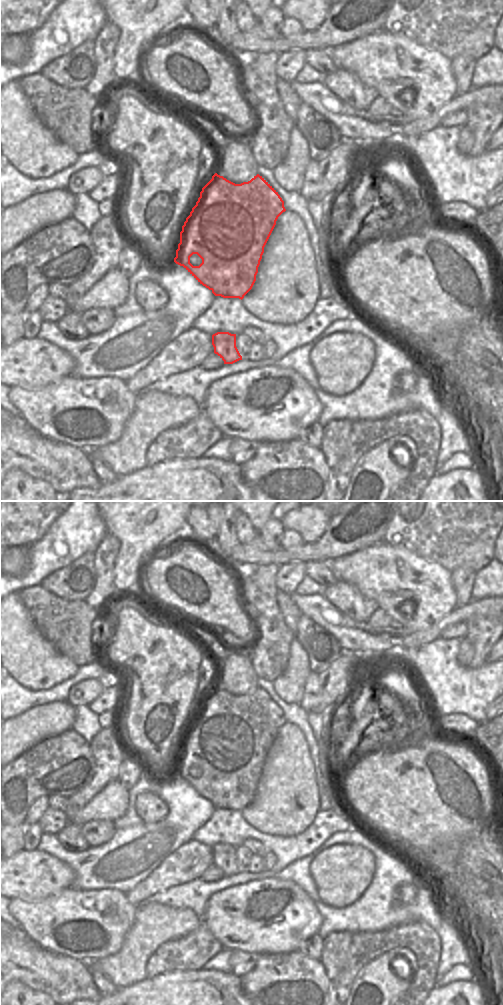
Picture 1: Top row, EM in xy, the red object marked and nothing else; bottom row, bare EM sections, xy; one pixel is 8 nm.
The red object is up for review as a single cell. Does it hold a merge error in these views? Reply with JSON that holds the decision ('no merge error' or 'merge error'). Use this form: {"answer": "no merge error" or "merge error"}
{"answer": "merge error"}

